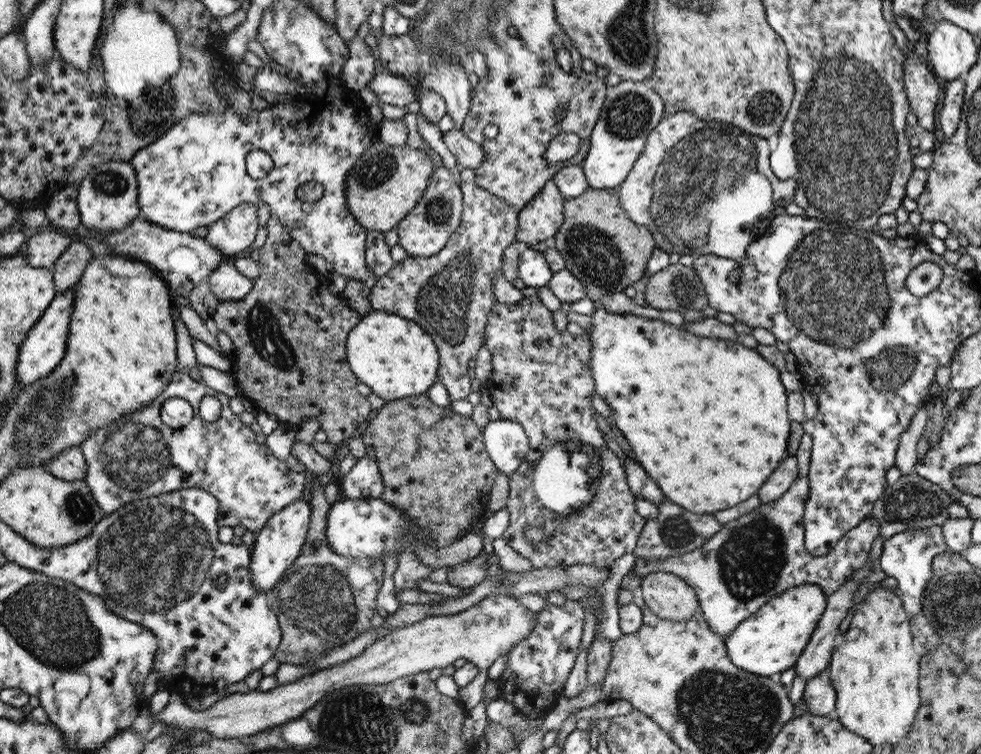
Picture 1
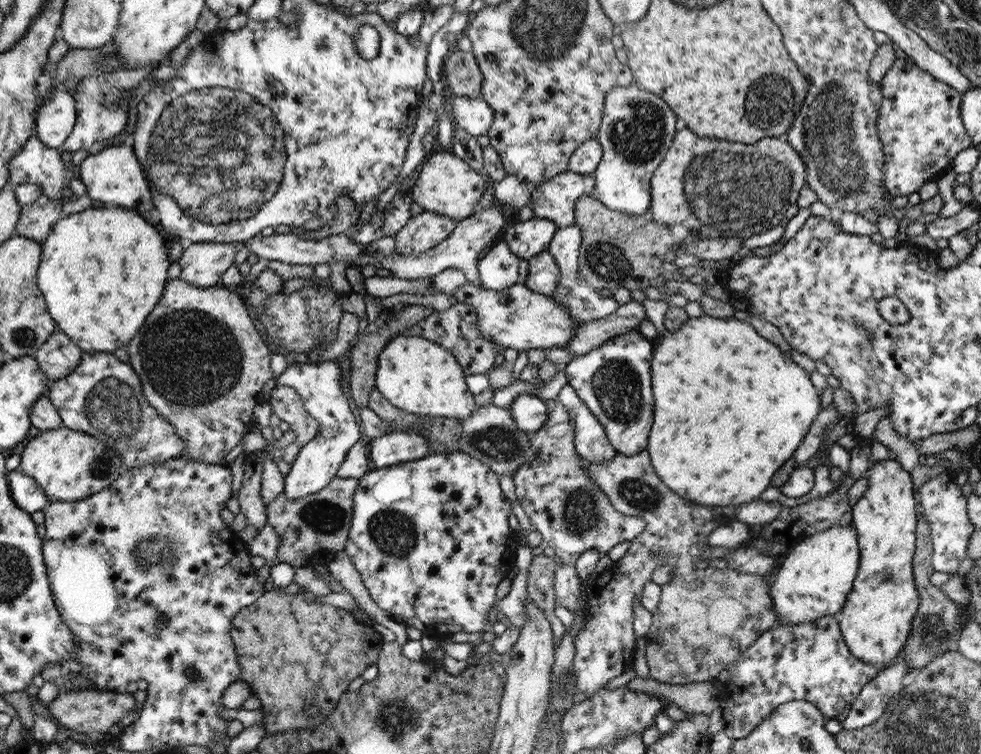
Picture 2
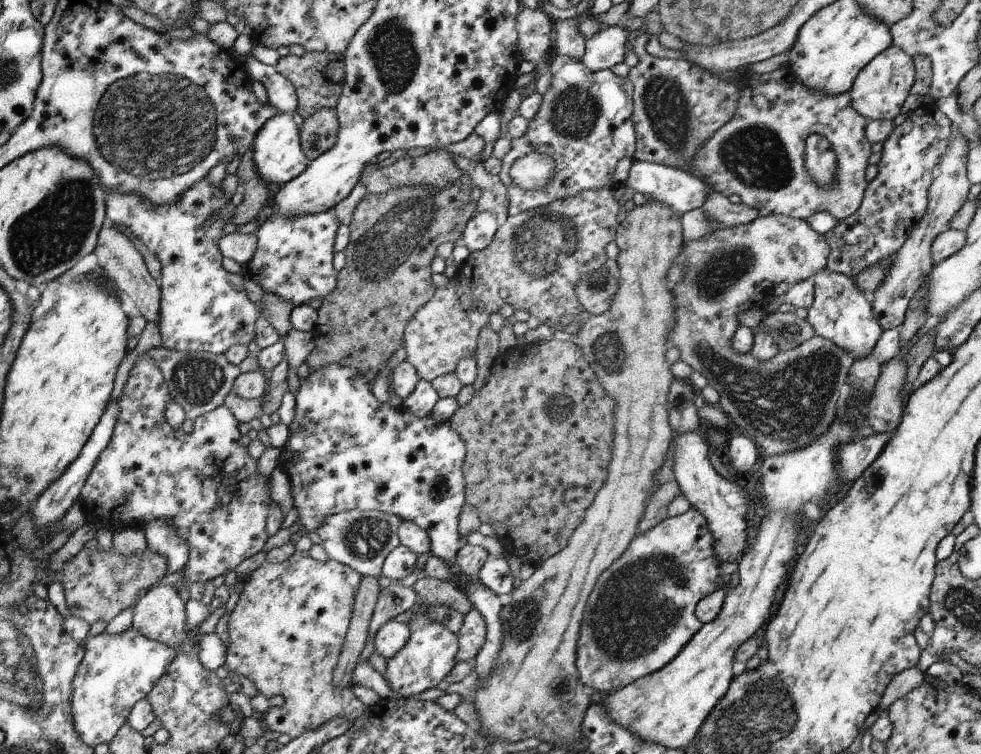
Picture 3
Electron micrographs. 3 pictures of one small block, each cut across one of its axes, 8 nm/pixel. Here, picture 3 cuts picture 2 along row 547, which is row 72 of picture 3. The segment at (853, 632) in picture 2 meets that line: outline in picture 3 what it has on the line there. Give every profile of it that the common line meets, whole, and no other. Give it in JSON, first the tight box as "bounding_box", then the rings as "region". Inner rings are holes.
{"bounding_box":[850,44,916,121],"region":[[[892,44],[871,60],[856,76],[850,87],[852,108],[868,120],[888,119],[893,121],[904,104],[904,100],[911,93],[912,85],[916,80],[913,57],[901,48]]]}

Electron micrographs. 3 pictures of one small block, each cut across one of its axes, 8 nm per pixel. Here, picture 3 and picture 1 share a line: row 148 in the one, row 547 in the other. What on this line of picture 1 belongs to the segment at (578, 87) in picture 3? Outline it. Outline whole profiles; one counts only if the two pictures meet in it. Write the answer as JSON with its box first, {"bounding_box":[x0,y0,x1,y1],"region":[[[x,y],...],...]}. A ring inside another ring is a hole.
{"bounding_box":[484,296,647,568],"region":[[[524,296],[520,302],[512,305],[497,300],[495,306],[493,306],[493,309],[487,316],[485,333],[486,341],[484,342],[486,348],[491,353],[493,367],[492,378],[487,380],[484,384],[484,388],[492,395],[493,405],[496,406],[500,413],[499,418],[520,424],[524,429],[524,432],[527,434],[530,443],[529,451],[526,453],[522,464],[516,469],[516,472],[510,476],[509,497],[505,507],[509,512],[509,525],[502,537],[513,551],[516,551],[520,556],[527,558],[536,568],[567,567],[580,563],[598,565],[599,567],[610,567],[614,561],[617,558],[620,558],[625,552],[633,552],[637,547],[638,537],[640,536],[647,520],[642,518],[642,515],[639,514],[635,507],[636,497],[632,494],[632,491],[627,484],[624,467],[620,464],[618,457],[616,457],[606,445],[604,433],[598,429],[598,422],[594,416],[595,410],[592,408],[592,395],[596,394],[596,392],[590,366],[592,354],[590,338],[588,338],[588,335],[573,338],[568,332],[560,334],[560,332],[556,331],[557,328],[553,321],[553,312],[551,312],[537,296]],[[576,512],[578,512],[580,522],[574,524],[574,528],[568,530],[566,524],[564,524],[568,518],[564,518],[564,516],[572,516],[572,514],[576,516]],[[529,526],[540,527],[545,534],[545,538],[539,540],[539,542],[530,542],[525,537],[525,528]],[[562,536],[566,538],[566,544],[568,544],[568,546],[564,546],[564,552],[562,552],[560,546],[558,546],[558,540],[562,540]]]}

